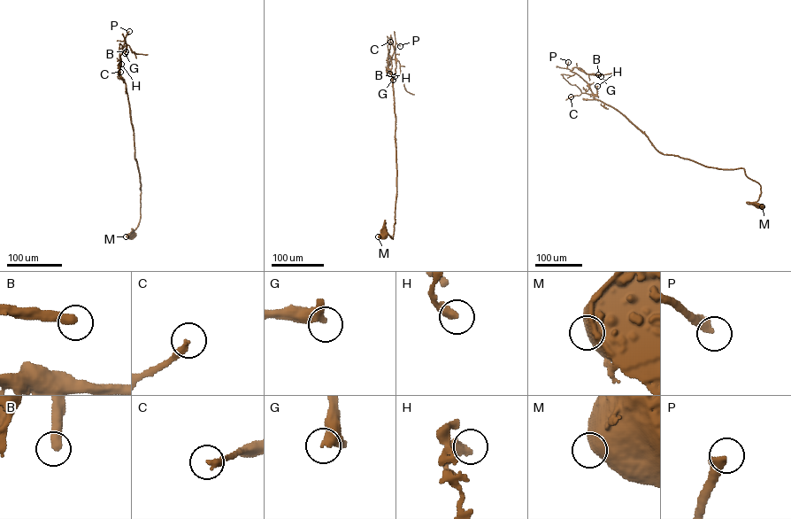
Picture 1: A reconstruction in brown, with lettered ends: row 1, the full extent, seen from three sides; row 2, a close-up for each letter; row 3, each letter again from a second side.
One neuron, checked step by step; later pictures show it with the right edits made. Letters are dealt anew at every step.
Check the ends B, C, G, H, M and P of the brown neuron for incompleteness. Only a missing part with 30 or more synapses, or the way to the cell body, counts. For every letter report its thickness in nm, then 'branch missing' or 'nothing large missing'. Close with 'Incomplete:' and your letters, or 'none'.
B: 380 nm | branch missing
C: 280 nm | nothing large missing
G: 500 nm | branch missing
H: 440 nm | nothing large missing
M: 700 nm | nothing large missing
P: 360 nm | branch missing
Incomplete: B, G, P

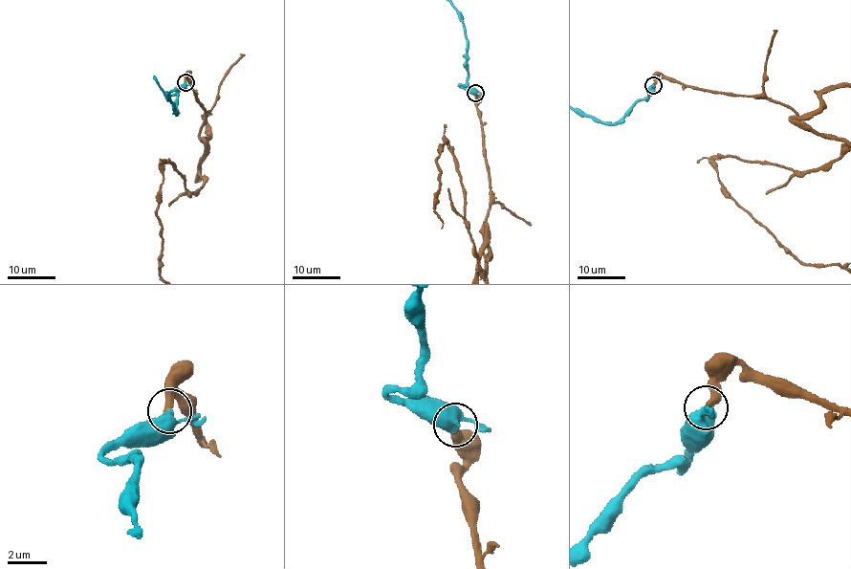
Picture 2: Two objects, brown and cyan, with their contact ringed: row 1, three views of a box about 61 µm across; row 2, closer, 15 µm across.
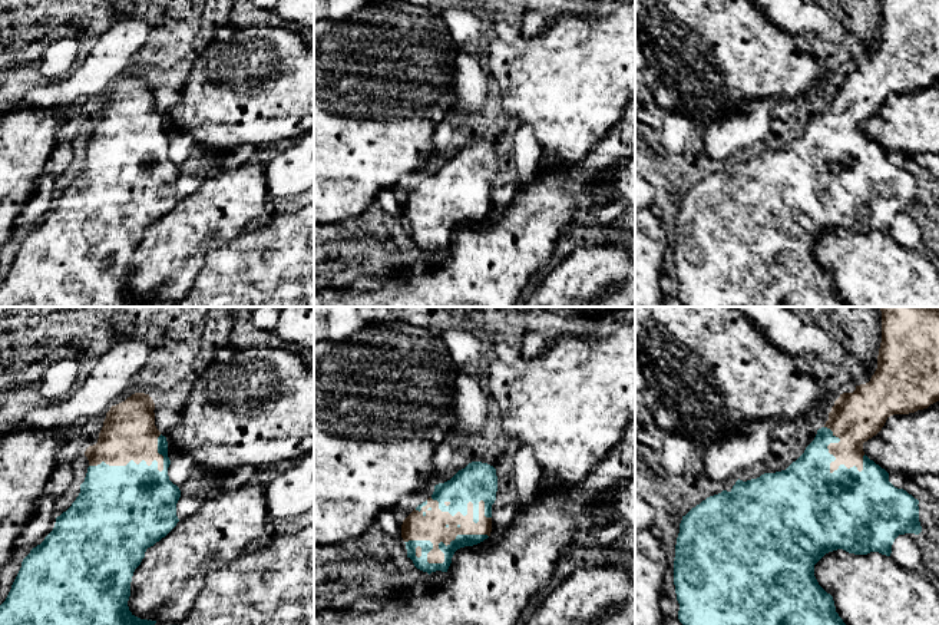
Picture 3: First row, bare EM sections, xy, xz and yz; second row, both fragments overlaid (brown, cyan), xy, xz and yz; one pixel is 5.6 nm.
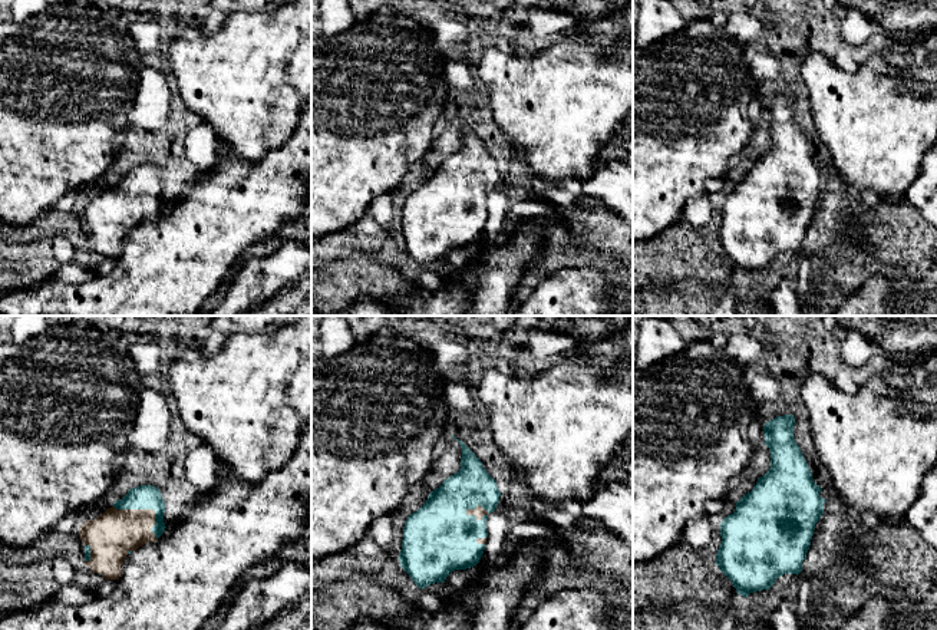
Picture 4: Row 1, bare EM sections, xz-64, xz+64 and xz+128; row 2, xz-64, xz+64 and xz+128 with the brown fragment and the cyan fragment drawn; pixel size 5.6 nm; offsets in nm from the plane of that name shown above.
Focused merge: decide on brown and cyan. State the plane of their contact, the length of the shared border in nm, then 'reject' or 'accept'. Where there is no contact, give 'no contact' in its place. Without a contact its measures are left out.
xz | 480 nm | accept

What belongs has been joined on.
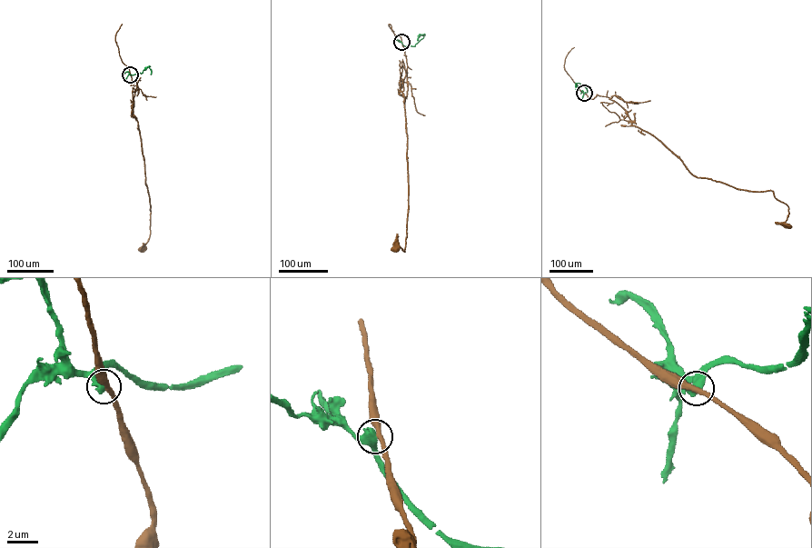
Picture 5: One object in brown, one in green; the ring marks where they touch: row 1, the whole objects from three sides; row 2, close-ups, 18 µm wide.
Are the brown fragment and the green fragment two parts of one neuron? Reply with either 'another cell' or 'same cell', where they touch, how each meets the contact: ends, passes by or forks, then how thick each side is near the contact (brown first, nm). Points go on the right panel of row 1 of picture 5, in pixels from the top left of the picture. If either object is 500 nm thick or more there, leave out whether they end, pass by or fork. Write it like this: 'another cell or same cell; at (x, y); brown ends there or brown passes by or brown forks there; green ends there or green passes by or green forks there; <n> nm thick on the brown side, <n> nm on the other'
another cell; at (584, 93); 320 nm thick on the brown side, 650 nm on the other

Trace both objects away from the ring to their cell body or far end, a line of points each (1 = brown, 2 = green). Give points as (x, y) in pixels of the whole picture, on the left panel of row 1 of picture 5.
1: (130, 74), (137, 84), (133, 113), (137, 121), (150, 206), (150, 234), (142, 249)
2: (130, 74), (142, 74), (149, 65), (151, 74)

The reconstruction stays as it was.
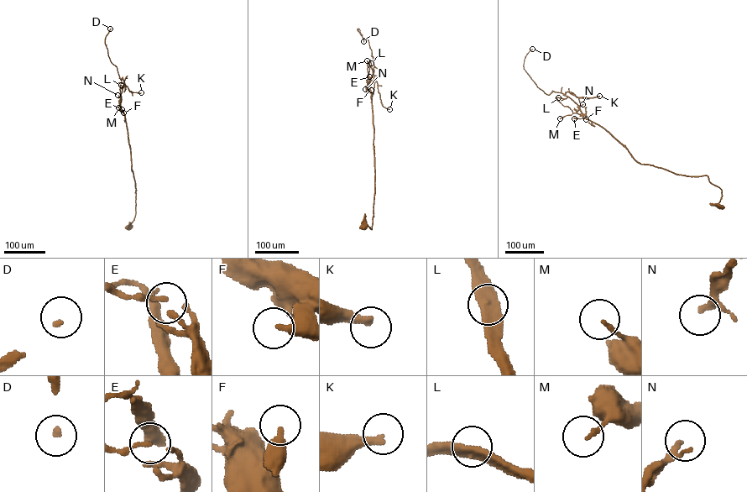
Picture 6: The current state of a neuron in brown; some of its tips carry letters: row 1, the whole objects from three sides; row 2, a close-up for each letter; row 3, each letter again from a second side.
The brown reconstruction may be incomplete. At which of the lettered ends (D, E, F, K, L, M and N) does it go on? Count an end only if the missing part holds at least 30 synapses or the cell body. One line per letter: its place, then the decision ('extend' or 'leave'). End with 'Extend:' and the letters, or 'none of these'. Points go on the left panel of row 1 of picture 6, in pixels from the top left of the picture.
D: place (110, 28); leave
E: place (122, 109); leave
F: place (123, 112); leave
K: place (141, 92); extend
L: place (121, 85); leave
M: place (118, 107); leave
N: place (117, 95); leave
Extend: K

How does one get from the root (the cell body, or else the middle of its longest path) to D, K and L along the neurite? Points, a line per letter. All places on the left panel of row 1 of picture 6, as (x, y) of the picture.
D: (128, 227), (135, 213), (136, 189), (125, 115), (121, 109), (123, 81), (111, 61), (105, 43), (110, 28)
K: (128, 227), (135, 213), (136, 190), (127, 129), (121, 109), (123, 81), (129, 91), (141, 92)
L: (128, 227), (135, 213), (136, 190), (127, 129), (119, 103), (121, 85)

